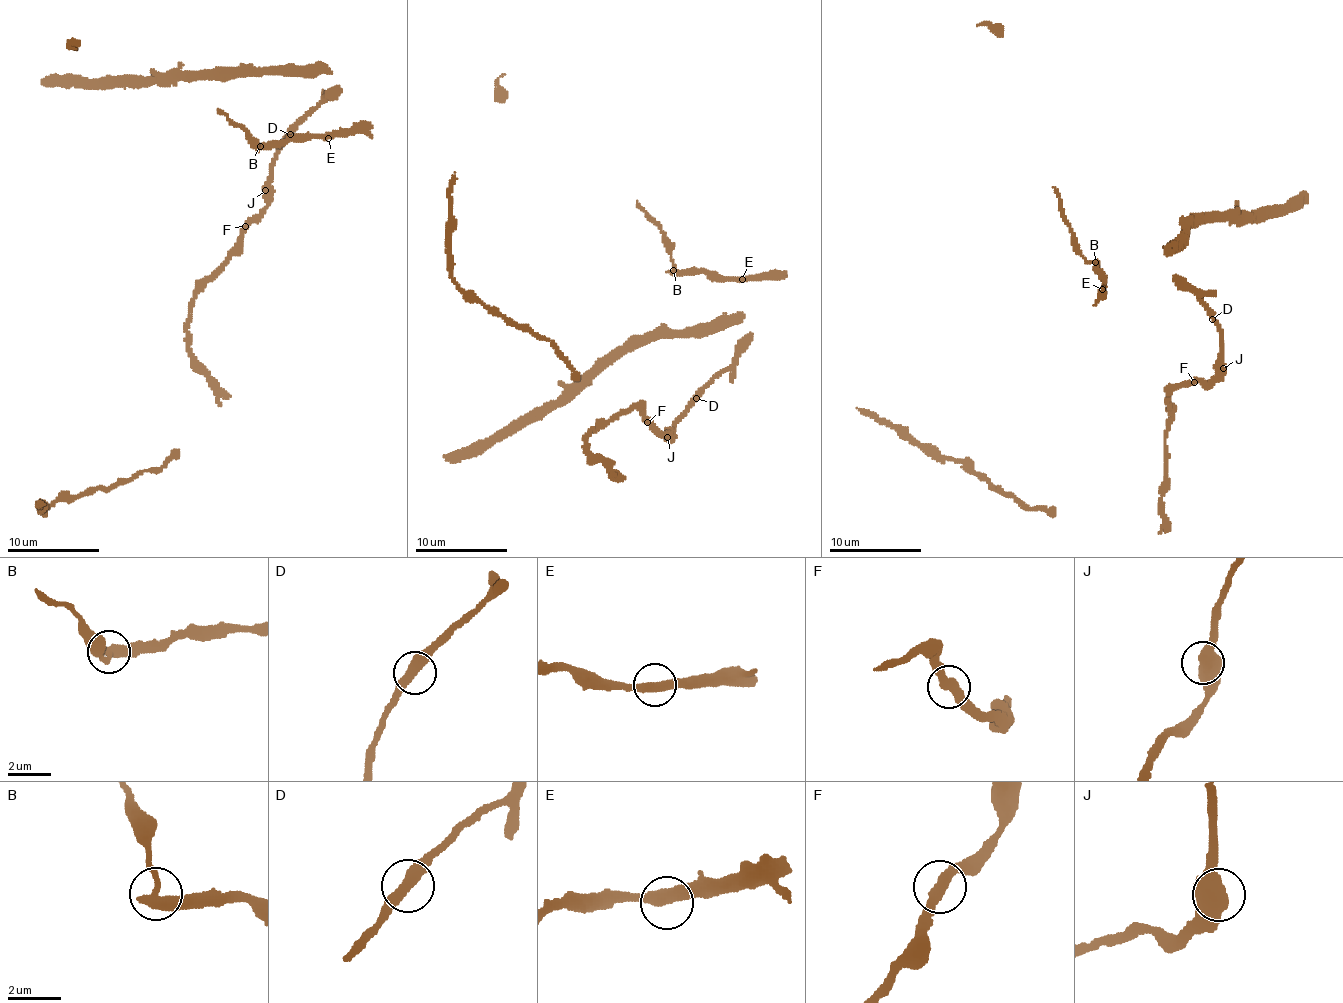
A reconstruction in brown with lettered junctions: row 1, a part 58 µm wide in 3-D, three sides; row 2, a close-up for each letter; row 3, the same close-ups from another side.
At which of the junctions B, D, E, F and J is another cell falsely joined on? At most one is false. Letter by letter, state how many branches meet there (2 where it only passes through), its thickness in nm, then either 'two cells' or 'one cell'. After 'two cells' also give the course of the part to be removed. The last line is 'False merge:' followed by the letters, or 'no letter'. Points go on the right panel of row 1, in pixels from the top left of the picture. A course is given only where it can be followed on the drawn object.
B: branches 2; calibre 400 nm; two cells; course (1094, 261), (1087, 261), (1079, 249), (1053, 187)
D: branches 2; calibre 400 nm; one cell
E: branches 2; calibre 400 nm; one cell
F: branches 2; calibre 400 nm; one cell
J: branches 2; calibre 650 nm; one cell
False merge: B

